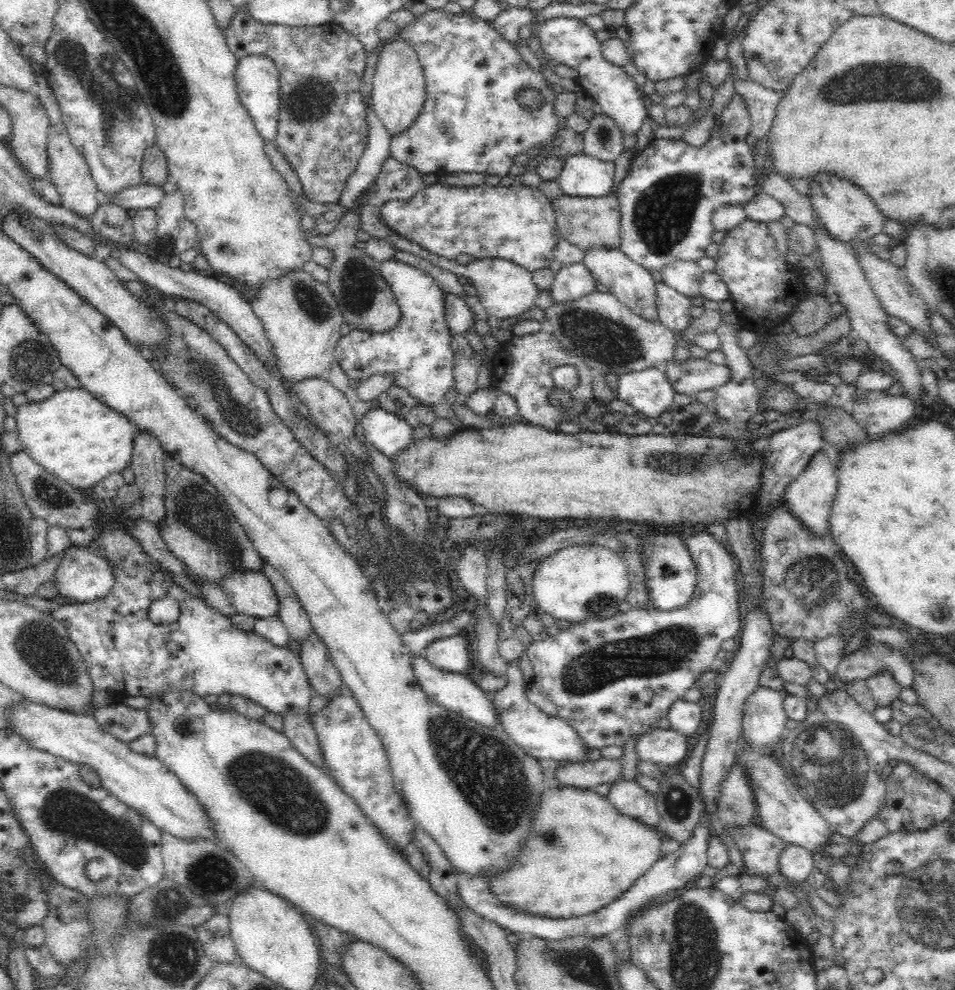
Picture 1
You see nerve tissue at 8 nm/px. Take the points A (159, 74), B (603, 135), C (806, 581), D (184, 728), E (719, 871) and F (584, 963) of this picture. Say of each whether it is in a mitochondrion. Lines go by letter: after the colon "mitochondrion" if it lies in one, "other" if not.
A: mitochondrion
B: mitochondrion
C: mitochondrion
D: other
E: other
F: mitochondrion

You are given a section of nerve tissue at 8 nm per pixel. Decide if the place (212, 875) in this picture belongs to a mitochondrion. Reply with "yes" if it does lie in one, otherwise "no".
yes

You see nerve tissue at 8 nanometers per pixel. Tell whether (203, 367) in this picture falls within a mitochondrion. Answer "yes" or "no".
yes

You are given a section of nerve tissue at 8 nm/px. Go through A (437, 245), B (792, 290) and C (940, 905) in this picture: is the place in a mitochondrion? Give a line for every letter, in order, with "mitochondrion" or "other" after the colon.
A: other
B: other
C: mitochondrion

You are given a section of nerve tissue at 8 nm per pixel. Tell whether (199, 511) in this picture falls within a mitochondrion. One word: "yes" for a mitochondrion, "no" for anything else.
yes

